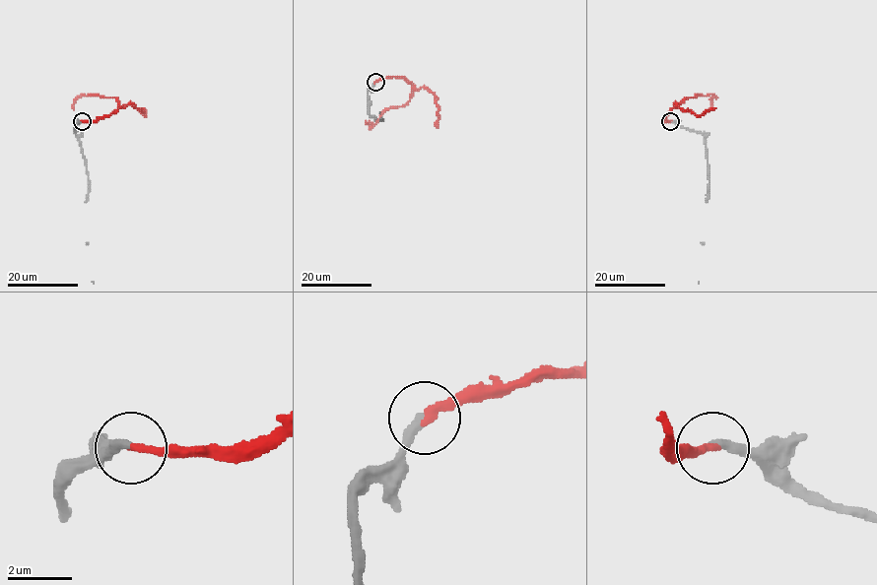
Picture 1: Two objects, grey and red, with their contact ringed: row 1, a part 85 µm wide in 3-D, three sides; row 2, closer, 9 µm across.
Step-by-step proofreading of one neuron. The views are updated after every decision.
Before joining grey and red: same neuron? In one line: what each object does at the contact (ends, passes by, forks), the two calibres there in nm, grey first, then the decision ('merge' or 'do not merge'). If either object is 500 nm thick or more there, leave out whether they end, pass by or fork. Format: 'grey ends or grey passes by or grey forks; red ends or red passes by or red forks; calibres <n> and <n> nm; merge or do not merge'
grey ends; red ends; calibres 300 and 260 nm; merge

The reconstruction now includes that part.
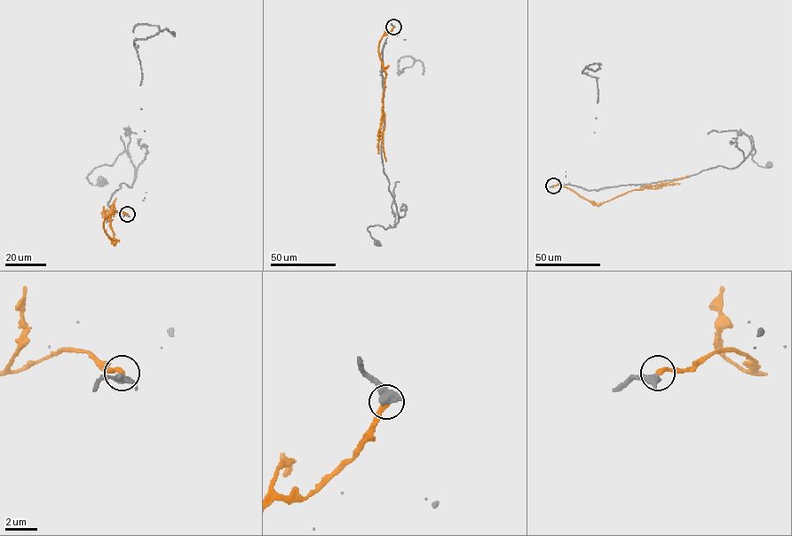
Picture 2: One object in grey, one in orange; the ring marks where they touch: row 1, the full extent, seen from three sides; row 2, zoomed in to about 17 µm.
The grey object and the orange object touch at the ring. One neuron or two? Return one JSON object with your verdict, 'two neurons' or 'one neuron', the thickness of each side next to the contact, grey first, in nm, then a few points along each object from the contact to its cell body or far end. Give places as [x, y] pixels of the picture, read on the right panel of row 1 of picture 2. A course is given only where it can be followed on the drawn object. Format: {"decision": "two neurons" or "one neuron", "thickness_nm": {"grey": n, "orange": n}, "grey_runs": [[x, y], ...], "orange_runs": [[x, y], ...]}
{"decision": "two neurons", "thickness_nm": {"grey": 420, "orange": 280}, "grey_runs": [[553, 185], [598, 190], [677, 179], [717, 166], [736, 167], [751, 150], [742, 132], [708, 134]], "orange_runs": [[553, 185], [560, 184], [598, 205], [634, 190], [649, 186], [655, 189], [687, 176]]}

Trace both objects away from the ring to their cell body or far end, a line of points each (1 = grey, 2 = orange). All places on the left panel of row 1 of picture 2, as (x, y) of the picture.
1: (127, 214), (121, 208), (108, 220), (107, 204), (122, 183), (132, 185), (135, 169), (124, 128), (136, 133)
2: (127, 214), (118, 211), (105, 218), (104, 229), (114, 244), (108, 216), (105, 216), (115, 198)

